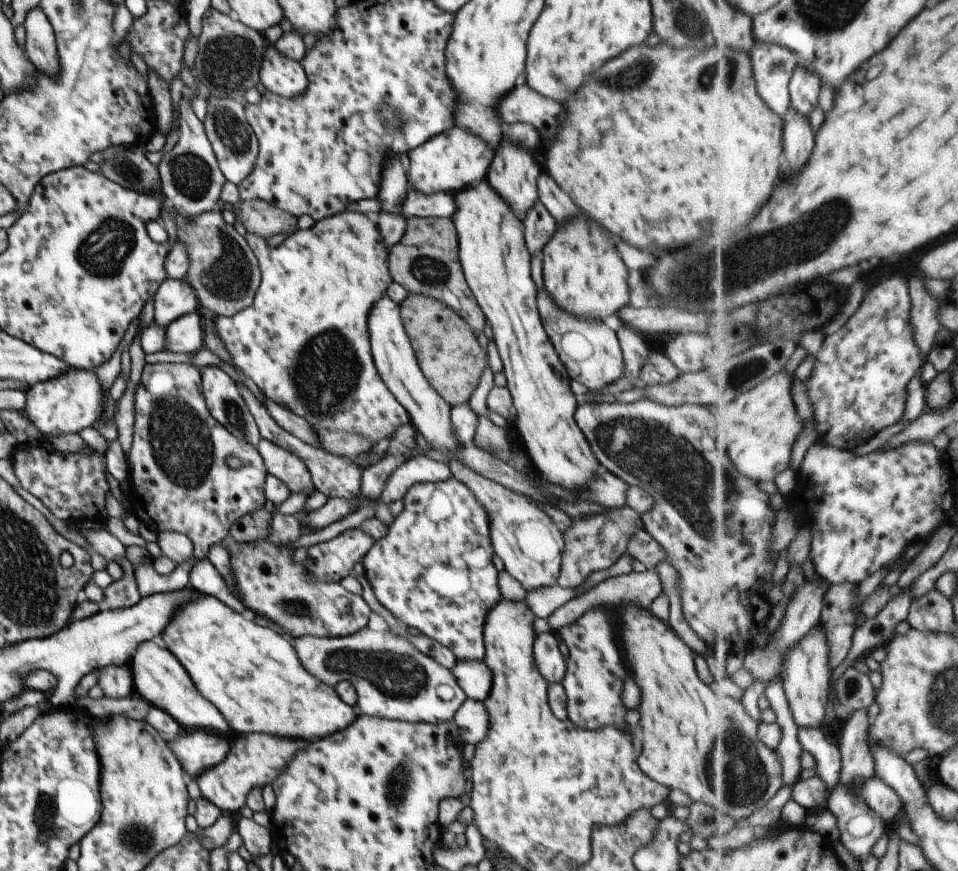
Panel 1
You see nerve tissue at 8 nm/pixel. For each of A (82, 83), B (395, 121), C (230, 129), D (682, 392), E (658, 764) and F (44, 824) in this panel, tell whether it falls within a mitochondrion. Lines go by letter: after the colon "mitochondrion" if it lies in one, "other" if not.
A: mitochondrion
B: mitochondrion
C: mitochondrion
D: other
E: other
F: mitochondrion

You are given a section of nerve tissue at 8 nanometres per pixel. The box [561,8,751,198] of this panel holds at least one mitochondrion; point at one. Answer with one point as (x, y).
(635, 76)

